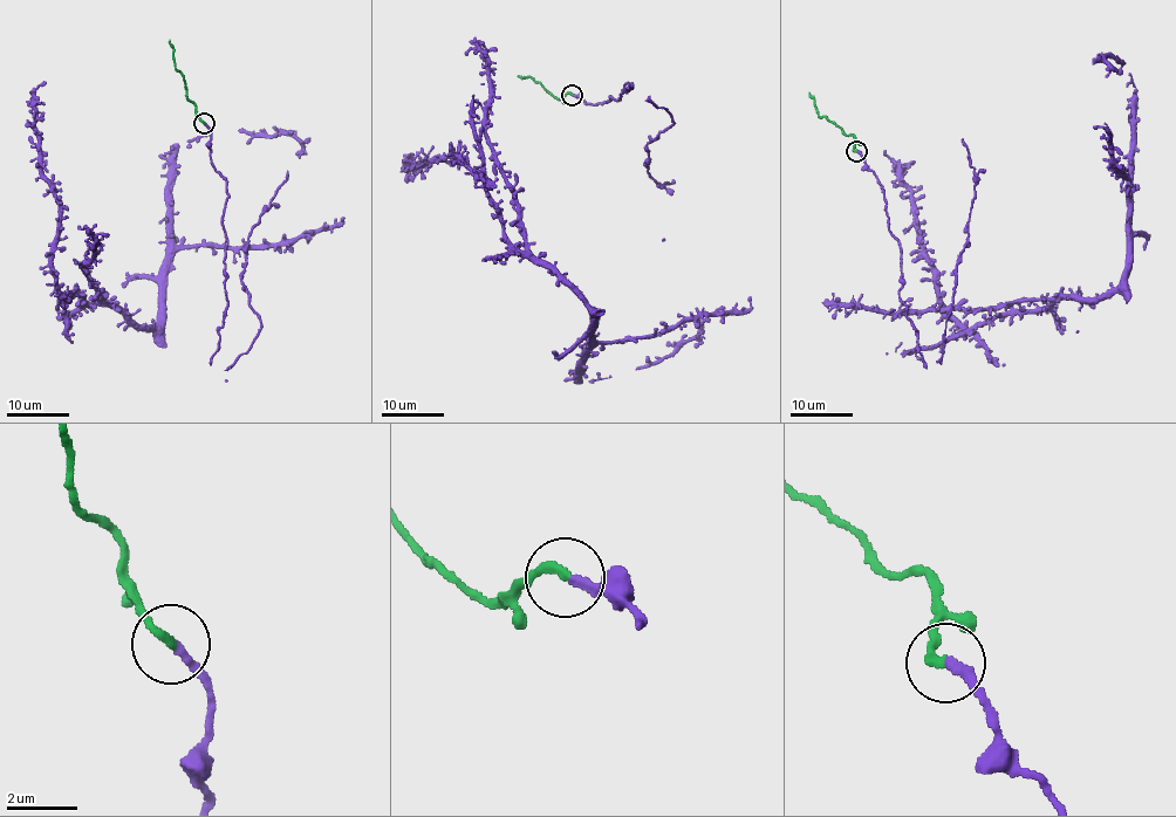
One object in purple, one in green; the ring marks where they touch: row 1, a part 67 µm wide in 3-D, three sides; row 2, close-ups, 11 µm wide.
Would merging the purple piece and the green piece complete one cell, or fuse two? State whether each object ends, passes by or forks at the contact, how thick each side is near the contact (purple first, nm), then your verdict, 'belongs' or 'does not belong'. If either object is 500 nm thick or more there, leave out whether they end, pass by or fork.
purple ends | green ends | 240/260 nm | belongs

